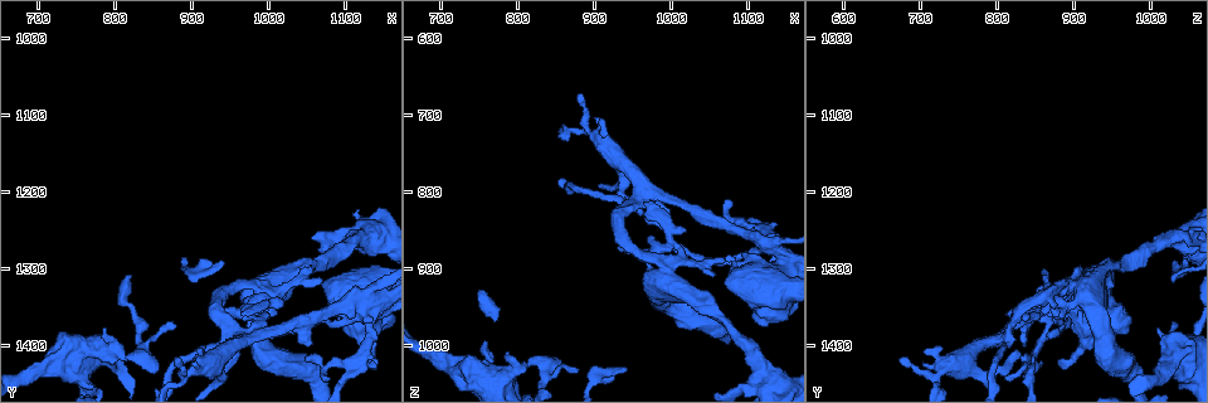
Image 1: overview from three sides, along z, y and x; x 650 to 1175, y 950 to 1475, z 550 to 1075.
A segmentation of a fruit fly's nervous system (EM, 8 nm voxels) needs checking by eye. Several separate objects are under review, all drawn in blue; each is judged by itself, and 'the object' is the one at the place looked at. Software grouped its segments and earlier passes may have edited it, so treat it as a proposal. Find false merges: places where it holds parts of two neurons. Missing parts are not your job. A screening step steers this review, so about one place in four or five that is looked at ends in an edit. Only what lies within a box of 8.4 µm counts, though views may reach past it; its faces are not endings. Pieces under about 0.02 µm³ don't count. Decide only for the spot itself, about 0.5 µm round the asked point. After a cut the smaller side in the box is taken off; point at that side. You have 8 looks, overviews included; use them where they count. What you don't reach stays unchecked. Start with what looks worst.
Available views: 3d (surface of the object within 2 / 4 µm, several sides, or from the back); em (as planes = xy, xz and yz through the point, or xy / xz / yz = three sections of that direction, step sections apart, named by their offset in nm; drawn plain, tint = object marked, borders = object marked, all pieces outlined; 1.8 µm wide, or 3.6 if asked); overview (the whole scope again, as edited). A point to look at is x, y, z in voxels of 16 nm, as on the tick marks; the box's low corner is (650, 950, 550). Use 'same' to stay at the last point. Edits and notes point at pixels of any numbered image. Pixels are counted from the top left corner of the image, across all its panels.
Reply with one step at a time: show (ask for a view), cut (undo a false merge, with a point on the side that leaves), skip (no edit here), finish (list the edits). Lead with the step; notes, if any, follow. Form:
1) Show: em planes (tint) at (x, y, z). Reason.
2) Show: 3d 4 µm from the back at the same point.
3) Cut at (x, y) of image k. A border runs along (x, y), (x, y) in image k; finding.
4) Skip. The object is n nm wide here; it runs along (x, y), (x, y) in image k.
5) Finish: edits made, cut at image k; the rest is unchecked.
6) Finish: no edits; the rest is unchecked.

Show: 3d 4 µm from the back at (945, 1355, 875). Touches itself.

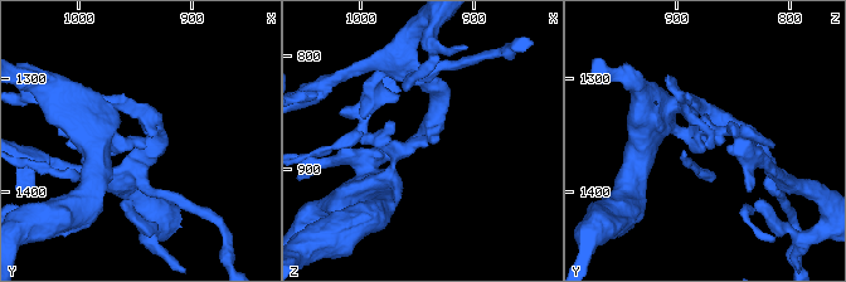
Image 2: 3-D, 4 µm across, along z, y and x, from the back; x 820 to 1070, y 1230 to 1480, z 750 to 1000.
Show: em yz step 16 (tint) at (948, 1356, 876).

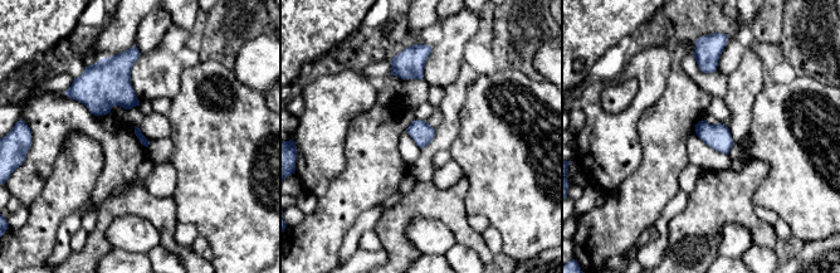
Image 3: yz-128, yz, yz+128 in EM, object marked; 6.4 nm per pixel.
Show: em planes (tint) at the same point. Another direction.

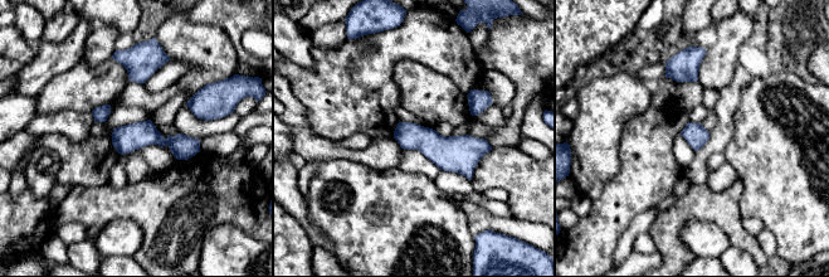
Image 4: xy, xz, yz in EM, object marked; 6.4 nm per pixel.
Skip. The object is 150 nm wide here; it runs along (115, 135), (152, 136), (196, 149) in image 4; all the same neuron.

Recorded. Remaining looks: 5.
Show: em 3.6 µm planes (plain) at (710, 1430, 1025).

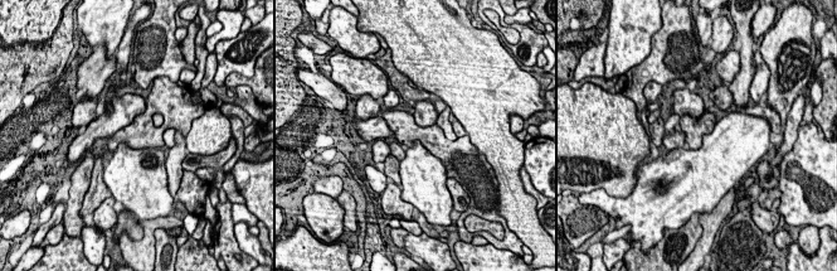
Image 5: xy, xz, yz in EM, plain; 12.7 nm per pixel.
Show: em 3.6 µm planes (borders) at the same point.

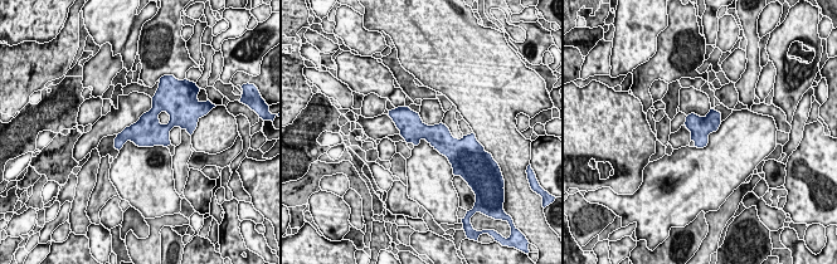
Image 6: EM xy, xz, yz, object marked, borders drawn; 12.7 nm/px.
Skip. It runs along (393, 113), (417, 131), (456, 145) in image 6; one neuron here.

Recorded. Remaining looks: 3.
Show: 3d 4 µm from the back at (820, 1420, 1025). Calibre changes.

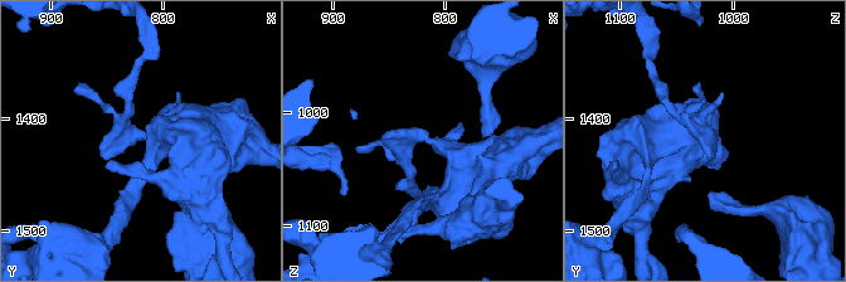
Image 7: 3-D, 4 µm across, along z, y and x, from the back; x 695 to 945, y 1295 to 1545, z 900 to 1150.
Show: em planes (tint) at (816, 1414, 1024). Now the EM.

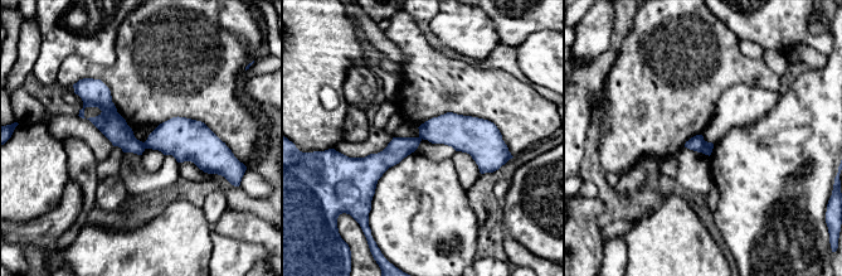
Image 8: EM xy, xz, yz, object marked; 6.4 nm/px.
Cut at (696, 143) of image 8. A border runs along (705, 141), (701, 151) in image 8; a second neuron is stuck on.

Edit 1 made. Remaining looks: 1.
Finish: edits made, cut at image 8; the rest is unchecked.

